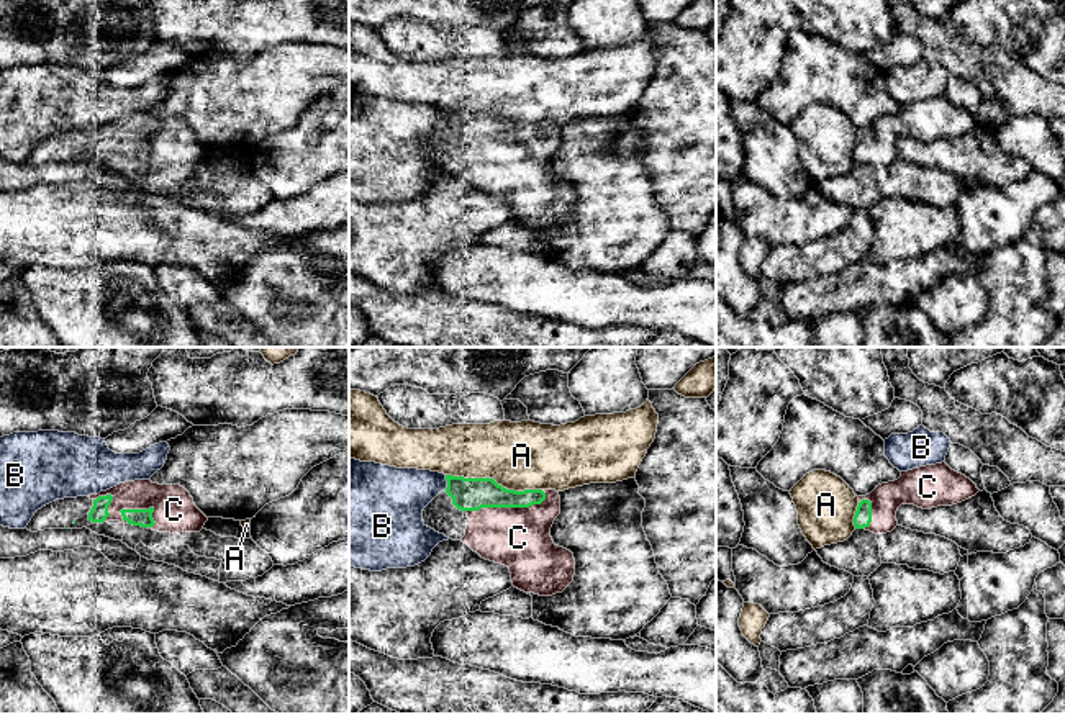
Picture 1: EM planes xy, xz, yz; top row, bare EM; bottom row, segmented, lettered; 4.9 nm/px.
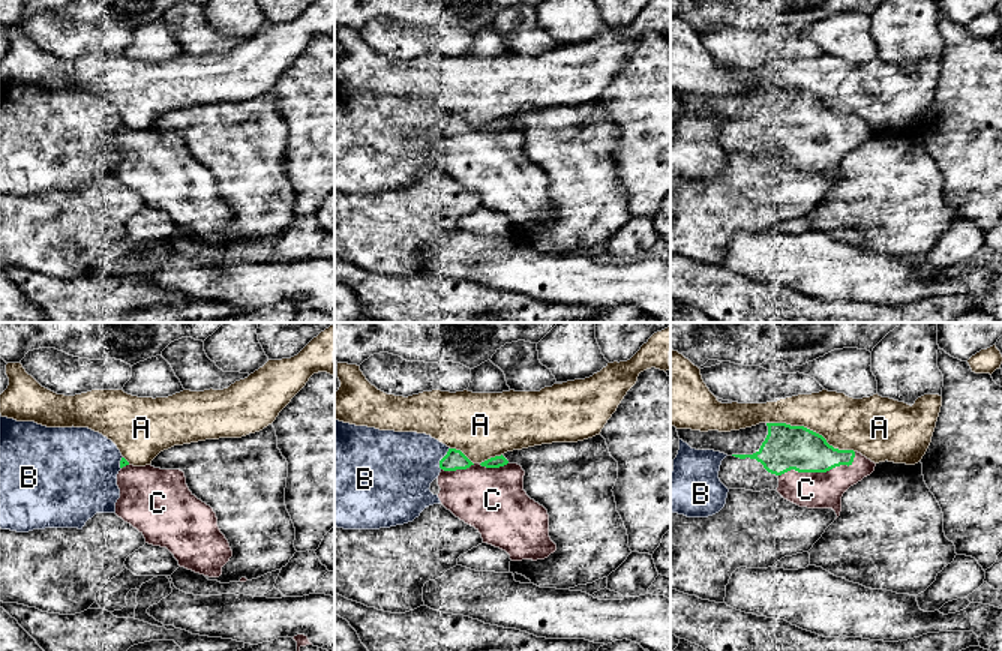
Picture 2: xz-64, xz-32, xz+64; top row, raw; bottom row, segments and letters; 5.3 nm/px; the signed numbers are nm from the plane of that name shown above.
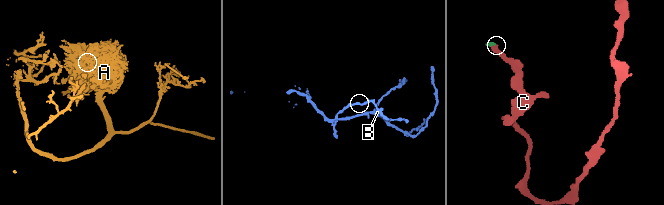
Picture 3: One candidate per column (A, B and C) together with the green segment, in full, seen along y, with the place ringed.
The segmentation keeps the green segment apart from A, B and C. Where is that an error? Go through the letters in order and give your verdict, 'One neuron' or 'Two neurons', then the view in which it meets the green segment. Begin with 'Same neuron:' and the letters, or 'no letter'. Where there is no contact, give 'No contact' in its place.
Same neuron: C
A: Two neurons. Touches green in xz
B: Two neurons. Touches green in xz
C: One neuron. Touches green in xz

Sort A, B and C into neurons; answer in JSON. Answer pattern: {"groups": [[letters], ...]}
{"groups": [["A"], ["B"], ["C"]]}

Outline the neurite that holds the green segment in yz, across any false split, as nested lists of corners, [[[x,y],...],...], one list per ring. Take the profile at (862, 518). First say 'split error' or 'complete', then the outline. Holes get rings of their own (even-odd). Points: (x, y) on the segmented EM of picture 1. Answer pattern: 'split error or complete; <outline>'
split error; [[[945,462],[901,472],[895,481],[878,485],[870,495],[859,496],[854,516],[855,529],[873,534],[891,532],[901,504],[922,509],[952,506],[975,496],[980,490],[965,475]]]

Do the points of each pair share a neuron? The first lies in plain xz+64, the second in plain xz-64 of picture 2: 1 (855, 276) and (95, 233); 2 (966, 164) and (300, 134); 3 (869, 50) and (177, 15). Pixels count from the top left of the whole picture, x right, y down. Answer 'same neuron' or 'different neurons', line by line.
1: different neurons
2: same neuron
3: same neuron

